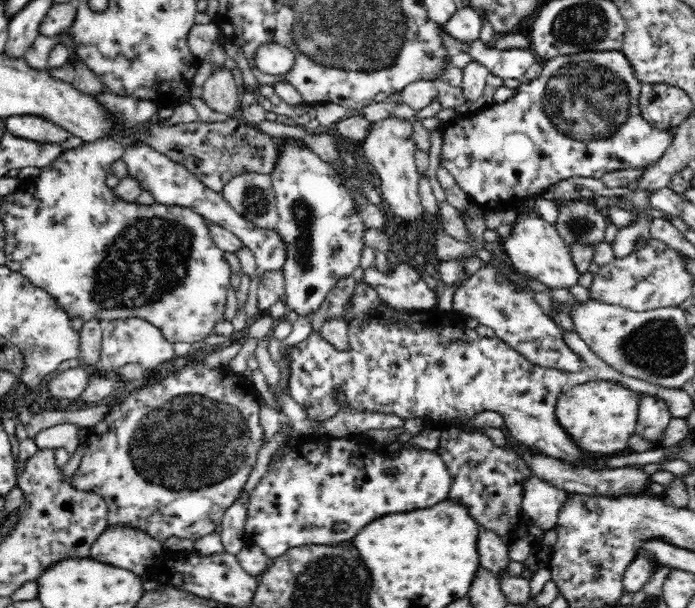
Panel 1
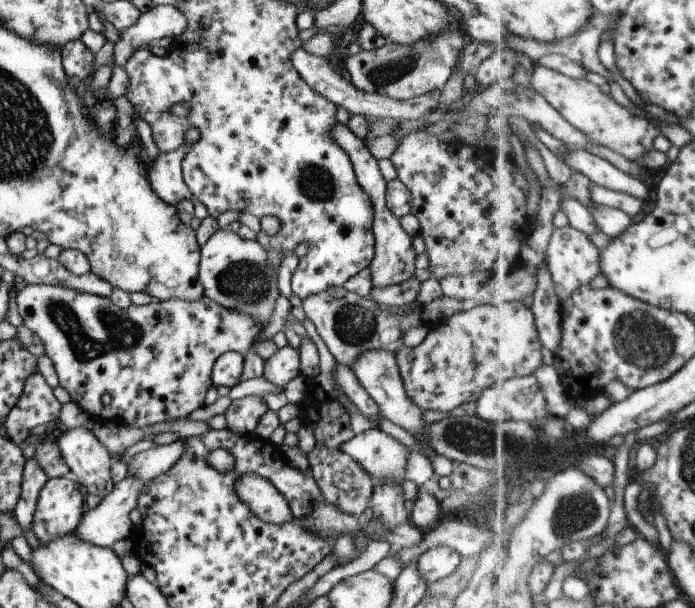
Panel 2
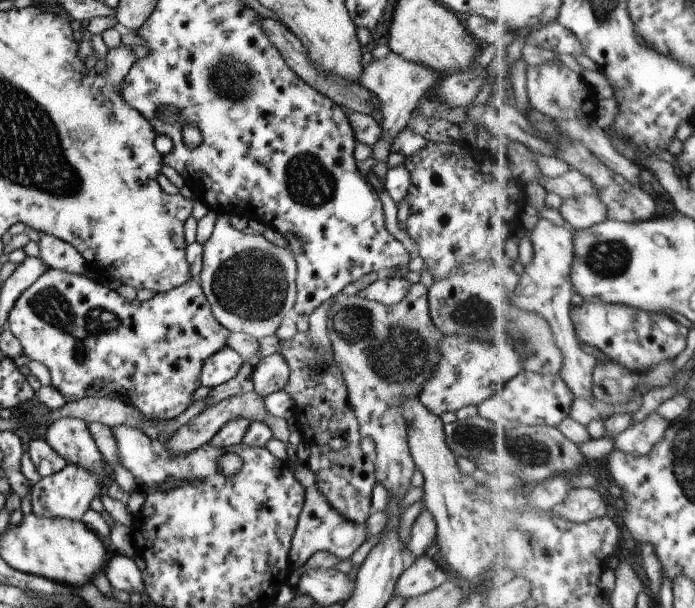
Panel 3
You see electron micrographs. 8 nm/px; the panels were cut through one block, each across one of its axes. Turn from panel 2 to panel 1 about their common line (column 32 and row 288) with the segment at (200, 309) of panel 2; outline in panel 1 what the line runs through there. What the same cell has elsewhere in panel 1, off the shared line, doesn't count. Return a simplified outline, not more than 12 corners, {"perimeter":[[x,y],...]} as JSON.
{"perimeter":[[286,138],[270,178],[285,304],[314,314],[367,226],[337,170]]}

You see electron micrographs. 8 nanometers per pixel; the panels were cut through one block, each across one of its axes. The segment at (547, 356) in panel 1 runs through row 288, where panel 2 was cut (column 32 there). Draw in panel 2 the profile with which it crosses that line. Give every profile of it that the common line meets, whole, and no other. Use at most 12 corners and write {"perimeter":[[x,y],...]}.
{"perimeter":[[32,457],[25,461],[13,516],[33,528],[41,488],[49,476]]}

